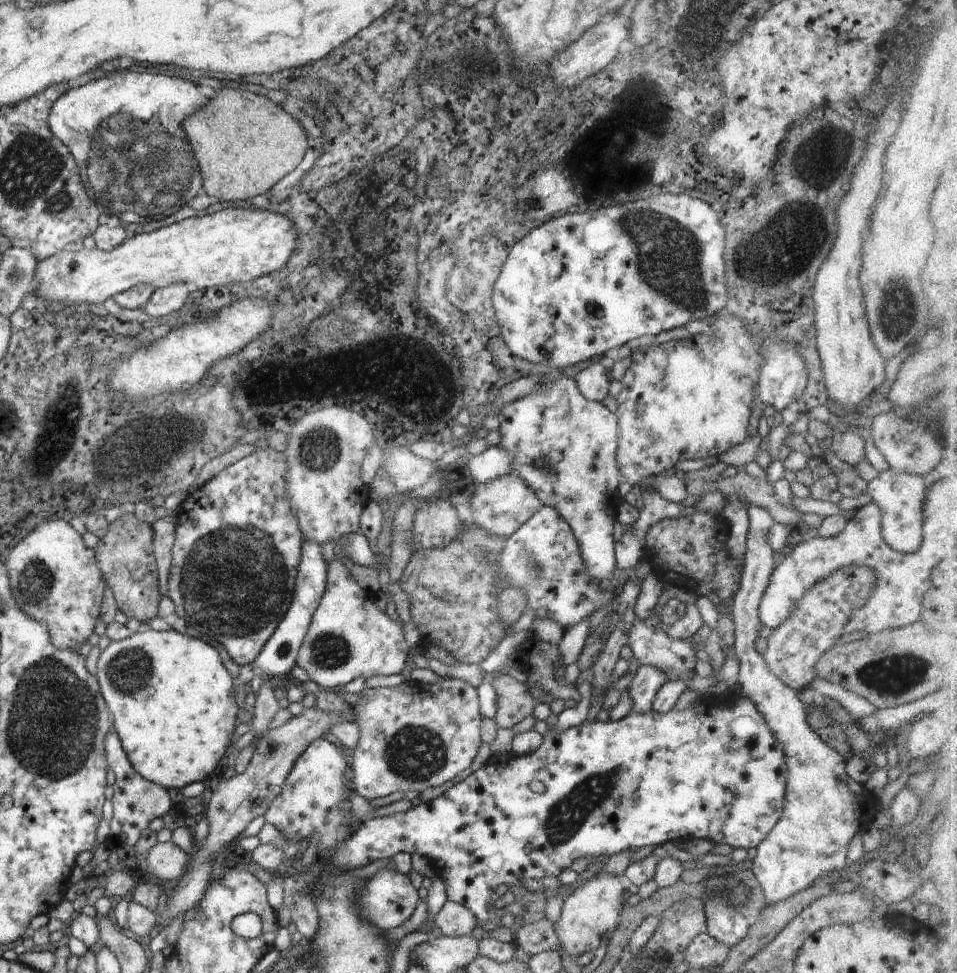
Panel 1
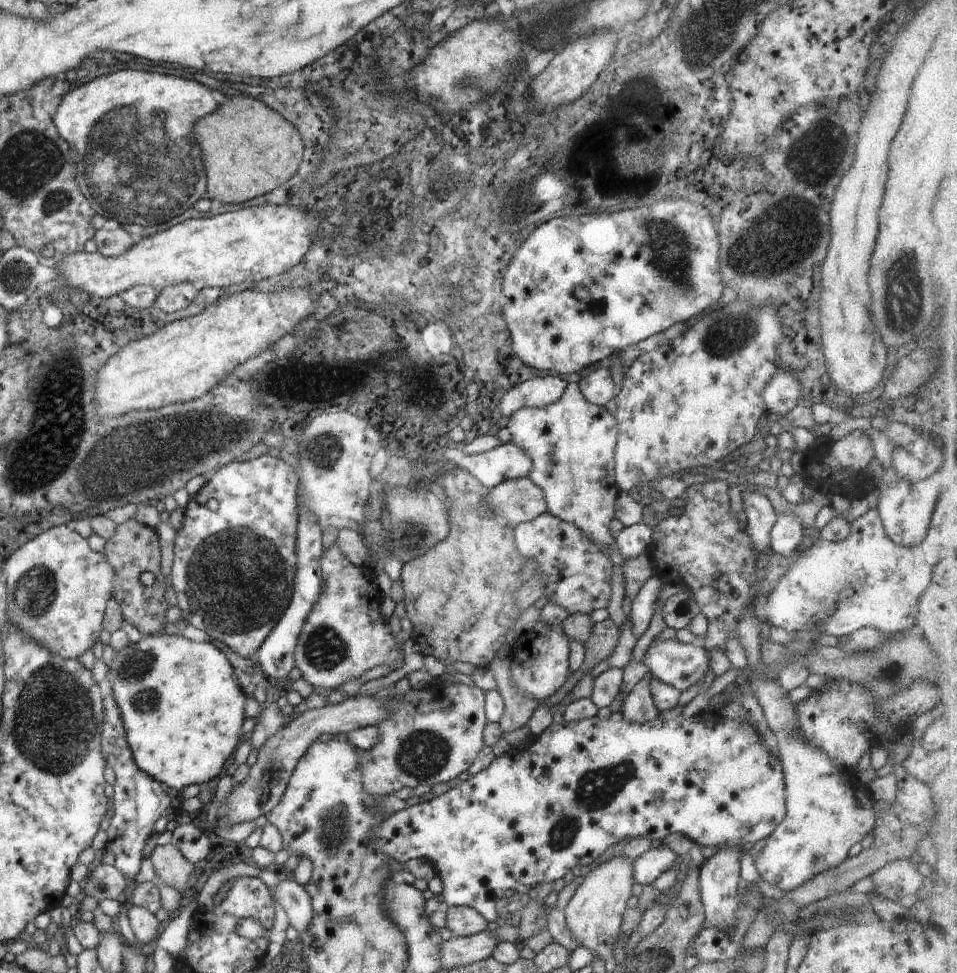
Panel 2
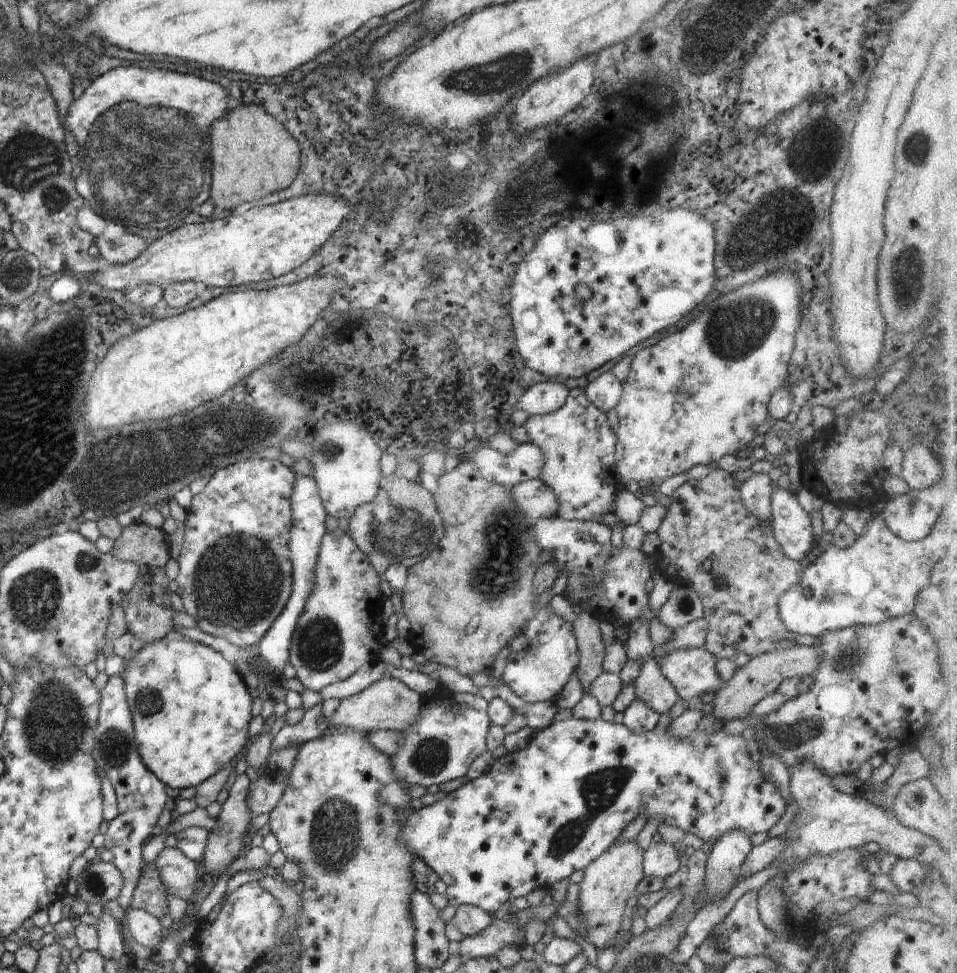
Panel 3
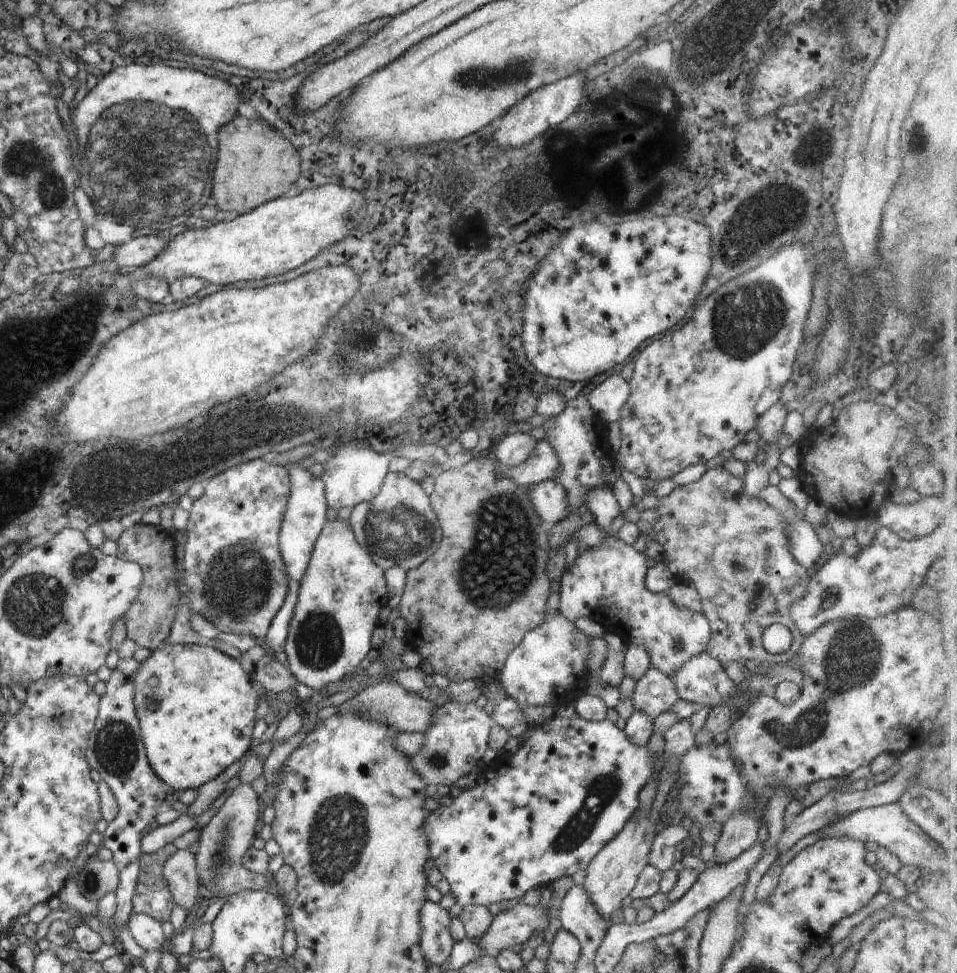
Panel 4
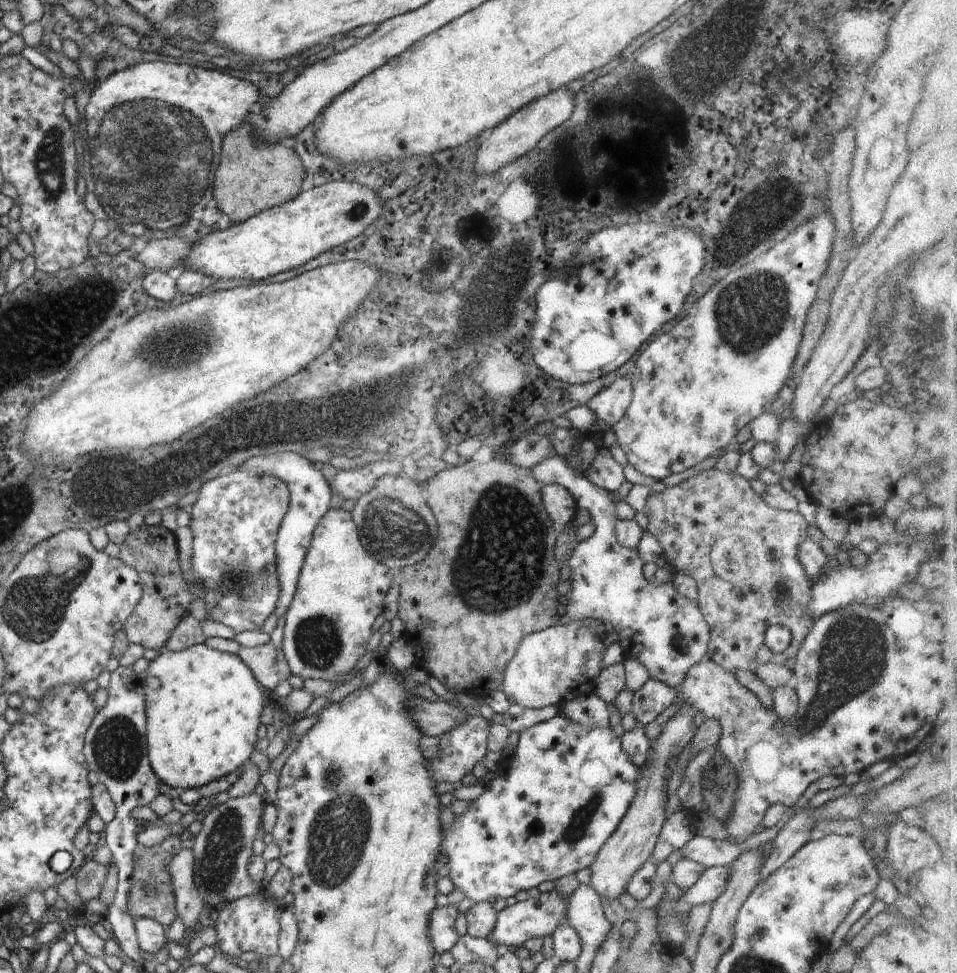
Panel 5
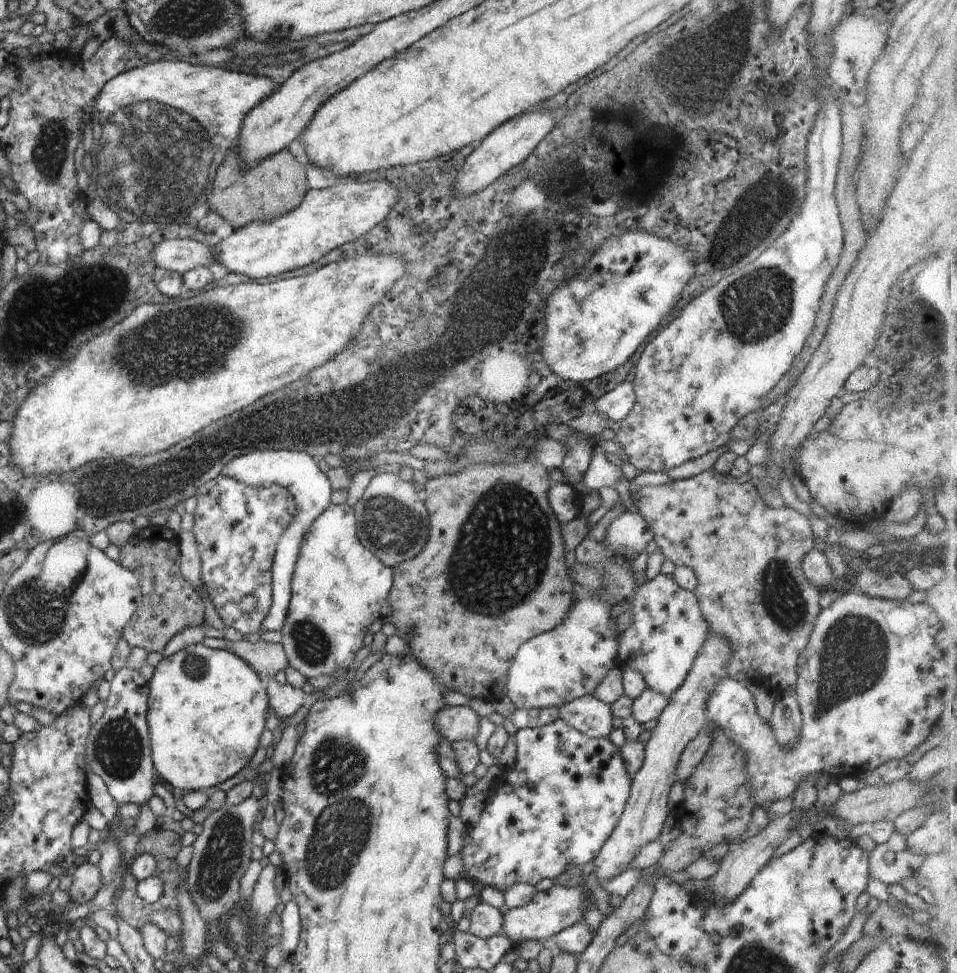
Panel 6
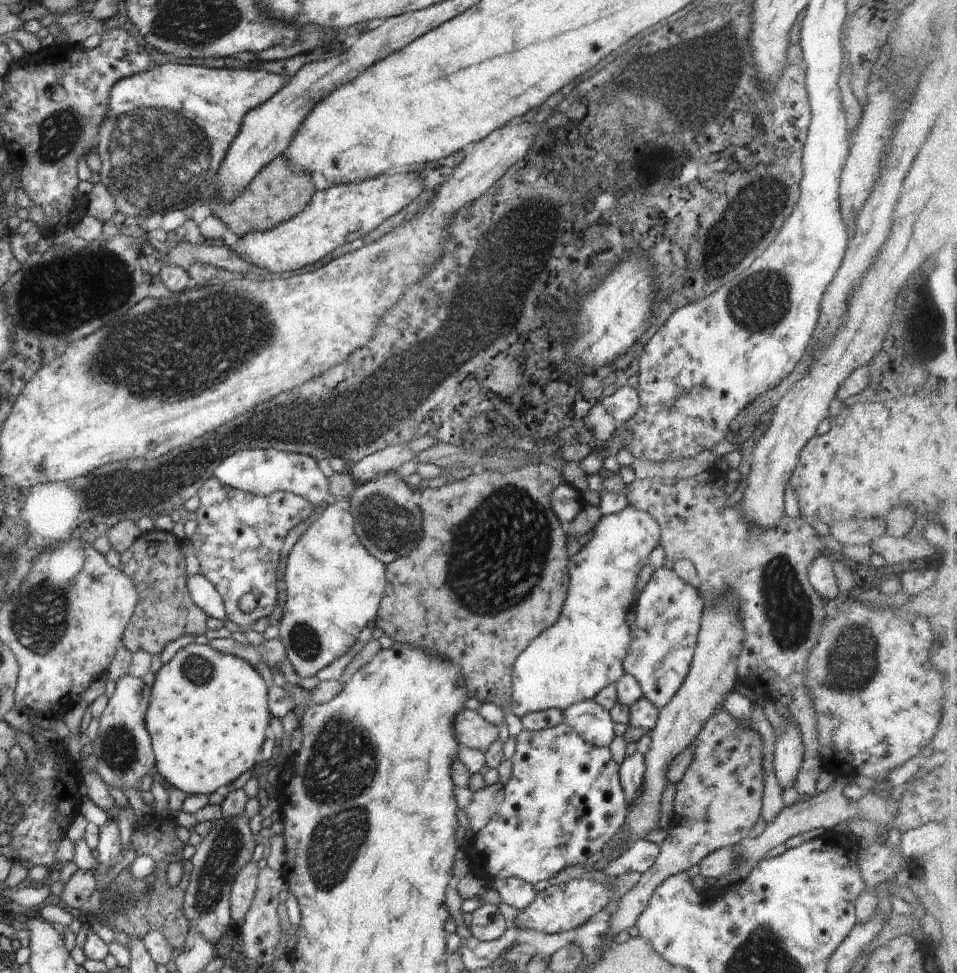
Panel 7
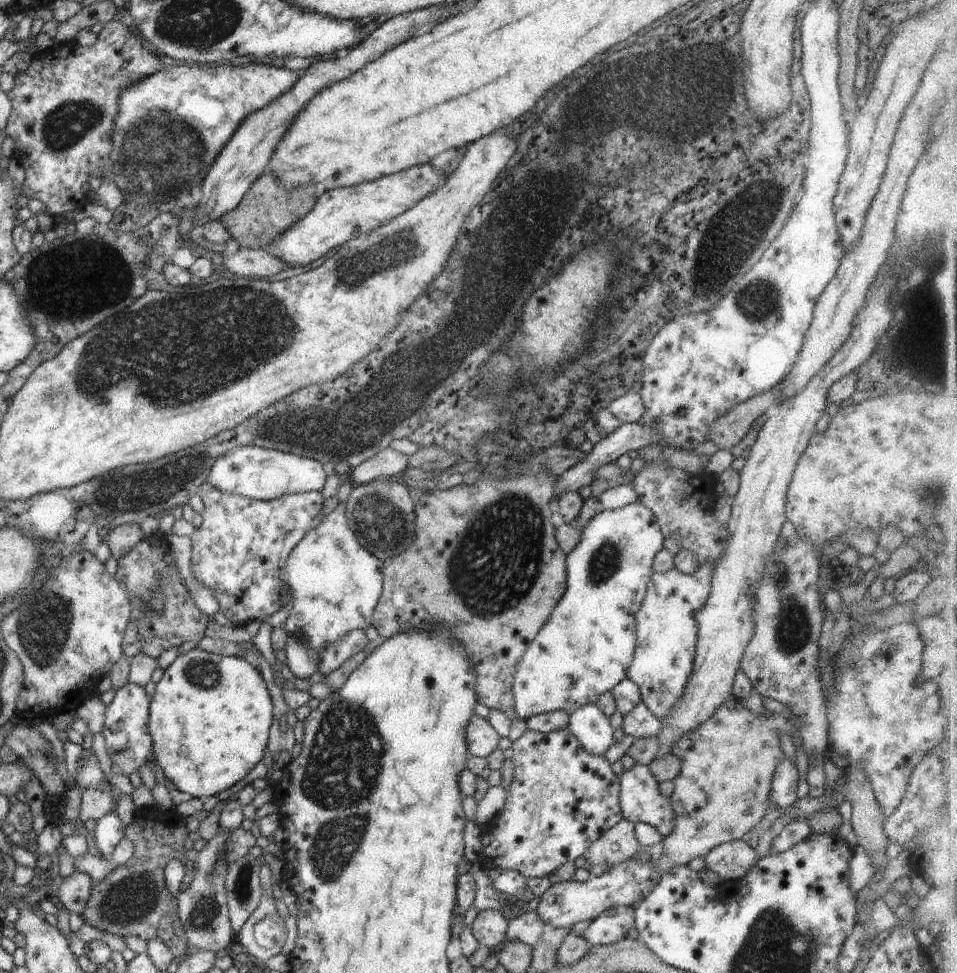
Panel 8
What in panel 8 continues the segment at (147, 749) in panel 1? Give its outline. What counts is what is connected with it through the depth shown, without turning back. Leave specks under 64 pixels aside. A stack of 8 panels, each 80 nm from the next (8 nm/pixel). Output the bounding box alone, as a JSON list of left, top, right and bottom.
[148,648,272,799]

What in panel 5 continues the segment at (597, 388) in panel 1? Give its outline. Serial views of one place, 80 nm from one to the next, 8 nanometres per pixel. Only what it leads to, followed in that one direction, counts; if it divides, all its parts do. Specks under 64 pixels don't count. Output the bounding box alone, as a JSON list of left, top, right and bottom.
[586,377,632,427]

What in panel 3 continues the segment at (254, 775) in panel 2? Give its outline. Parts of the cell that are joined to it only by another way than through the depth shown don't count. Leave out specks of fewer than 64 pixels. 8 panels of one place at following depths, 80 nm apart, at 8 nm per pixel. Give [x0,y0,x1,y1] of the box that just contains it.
[246,678,421,817]

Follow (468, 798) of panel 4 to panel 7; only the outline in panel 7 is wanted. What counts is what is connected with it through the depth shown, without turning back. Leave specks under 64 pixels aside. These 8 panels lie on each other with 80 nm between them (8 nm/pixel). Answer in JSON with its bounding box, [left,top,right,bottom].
[465,723,628,885]

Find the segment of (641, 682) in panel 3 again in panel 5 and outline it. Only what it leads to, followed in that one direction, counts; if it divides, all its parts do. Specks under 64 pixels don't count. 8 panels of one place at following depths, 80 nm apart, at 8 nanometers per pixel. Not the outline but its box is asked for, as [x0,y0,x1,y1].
[632,678,678,726]

